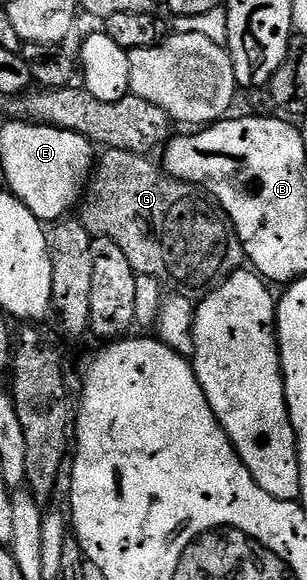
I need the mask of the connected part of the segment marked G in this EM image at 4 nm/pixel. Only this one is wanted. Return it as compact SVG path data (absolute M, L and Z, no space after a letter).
M106 149L102 154L105 155L102 158L100 155L92 167L91 177L80 199L79 221L94 238L115 240L137 275L151 276L162 284L174 282L178 291L189 296L204 296L214 284L246 265L245 250L232 222L205 191L198 190L190 182L170 178L158 163L156 166L152 162L152 157L130 150Z

